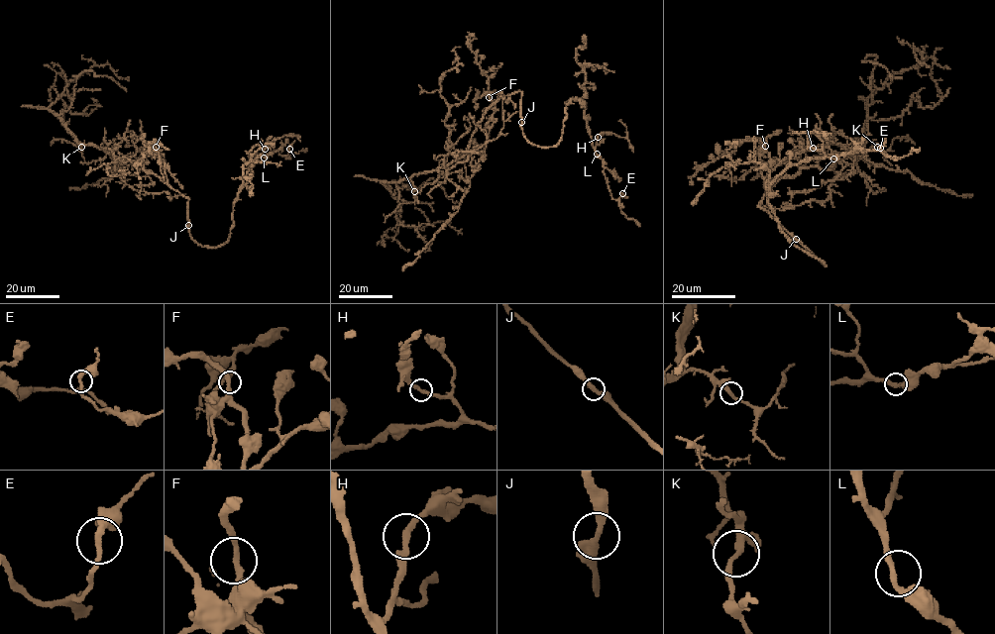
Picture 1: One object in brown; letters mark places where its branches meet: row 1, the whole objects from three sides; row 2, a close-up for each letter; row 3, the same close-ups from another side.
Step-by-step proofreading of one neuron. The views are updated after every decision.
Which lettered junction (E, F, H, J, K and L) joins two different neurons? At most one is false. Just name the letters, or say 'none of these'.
none of these

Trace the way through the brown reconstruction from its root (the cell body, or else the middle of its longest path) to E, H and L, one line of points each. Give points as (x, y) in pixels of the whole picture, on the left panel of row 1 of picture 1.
E: (188, 197), (190, 238), (220, 247), (254, 159), (289, 149)
H: (188, 197), (190, 238), (202, 247), (223, 245), (233, 224), (234, 202), (252, 176), (252, 165), (264, 149)
L: (188, 197), (190, 238), (202, 247), (223, 245), (233, 224), (234, 202), (252, 176), (254, 159), (264, 158)

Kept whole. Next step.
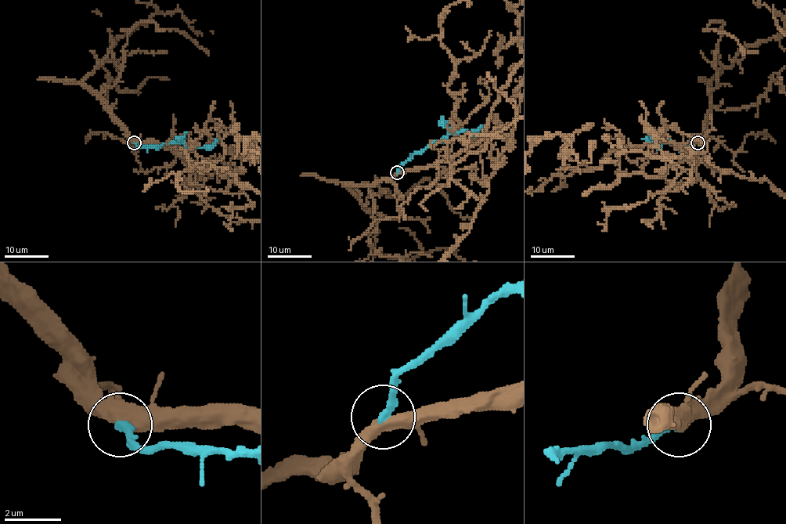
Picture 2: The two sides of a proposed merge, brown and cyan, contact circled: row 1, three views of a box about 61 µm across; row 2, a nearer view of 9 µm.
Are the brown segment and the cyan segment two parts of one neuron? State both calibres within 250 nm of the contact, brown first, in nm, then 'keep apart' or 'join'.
480 nm thick on the brown side, 280 nm on the other; keep apart

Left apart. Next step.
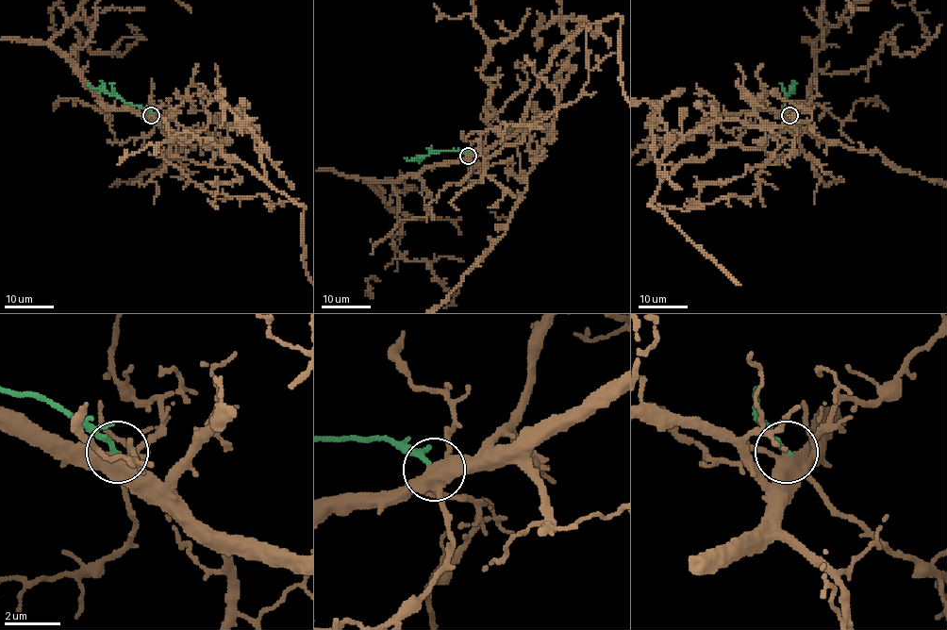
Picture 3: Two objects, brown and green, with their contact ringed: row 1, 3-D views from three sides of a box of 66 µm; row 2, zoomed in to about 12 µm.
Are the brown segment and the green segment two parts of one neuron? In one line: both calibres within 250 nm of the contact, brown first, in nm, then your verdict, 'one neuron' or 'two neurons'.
calibres 400 and 200 nm; two neurons

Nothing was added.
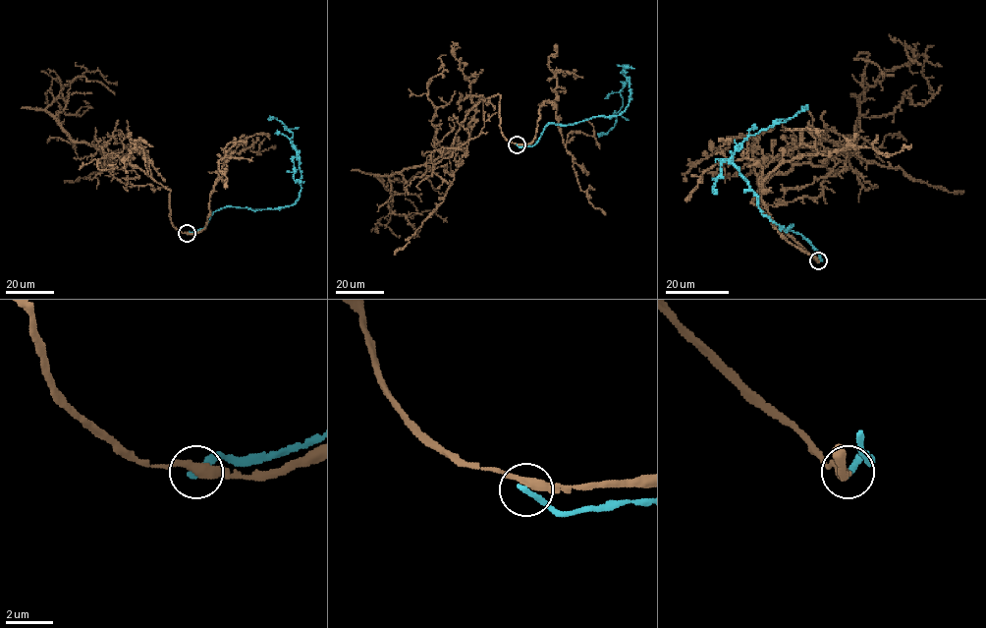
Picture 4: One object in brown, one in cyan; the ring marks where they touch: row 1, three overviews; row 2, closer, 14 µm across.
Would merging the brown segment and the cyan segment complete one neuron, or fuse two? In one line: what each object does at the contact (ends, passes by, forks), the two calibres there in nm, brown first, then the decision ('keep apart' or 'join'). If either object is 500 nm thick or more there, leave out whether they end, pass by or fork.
brown passes by; cyan ends; calibres 360 and 280 nm; keep apart

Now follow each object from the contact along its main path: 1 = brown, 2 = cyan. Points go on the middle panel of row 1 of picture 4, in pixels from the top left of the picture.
1: (517, 144), (503, 135), (494, 94), (470, 110), (446, 153), (375, 176), (391, 211), (428, 209), (447, 222)
2: (517, 144), (532, 146), (549, 123), (619, 115), (630, 98), (628, 80), (616, 122), (599, 136)

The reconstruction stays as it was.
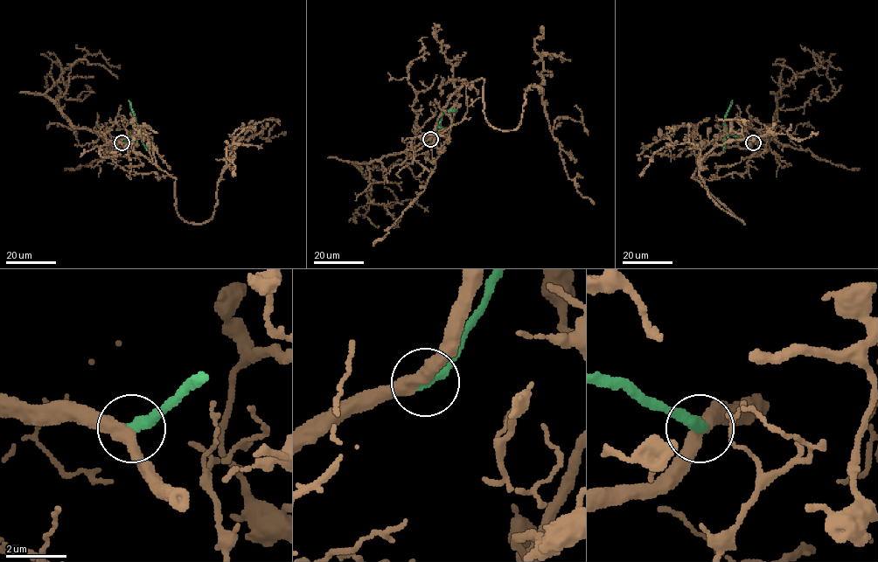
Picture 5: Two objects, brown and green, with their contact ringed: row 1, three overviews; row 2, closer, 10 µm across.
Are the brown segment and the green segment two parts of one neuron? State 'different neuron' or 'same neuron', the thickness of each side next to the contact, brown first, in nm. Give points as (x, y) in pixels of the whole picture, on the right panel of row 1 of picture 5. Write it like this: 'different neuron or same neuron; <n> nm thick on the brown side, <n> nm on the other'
same neuron; 440 nm thick on the brown side, 360 nm on the other

